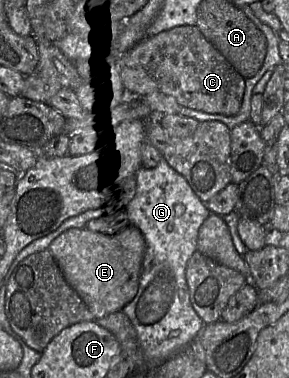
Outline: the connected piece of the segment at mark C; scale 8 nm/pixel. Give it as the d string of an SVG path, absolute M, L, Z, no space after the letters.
M190 25L177 26L140 41L123 56L121 79L128 99L162 93L174 97L182 107L224 116L238 114L245 91L245 79L196 26Z

